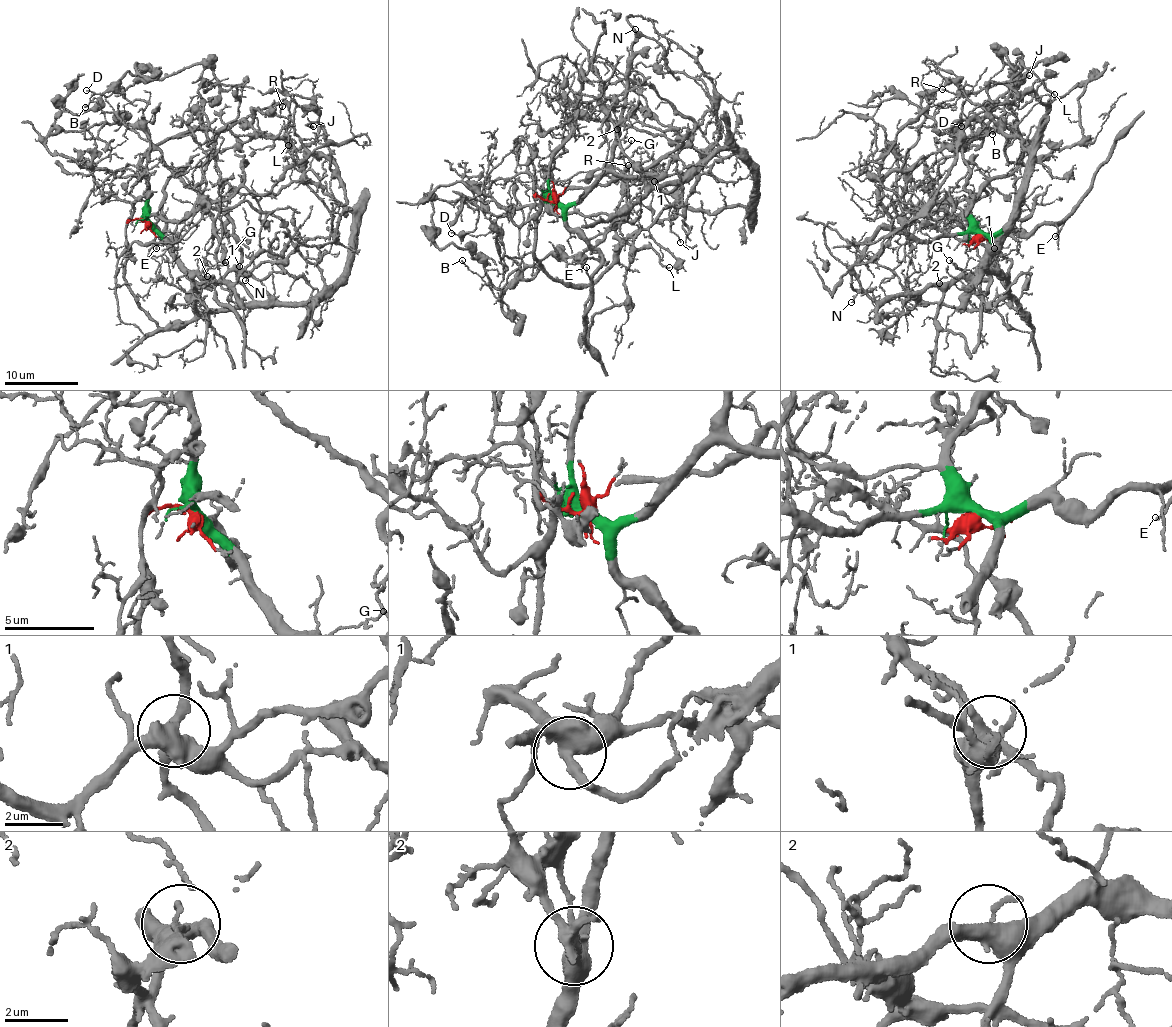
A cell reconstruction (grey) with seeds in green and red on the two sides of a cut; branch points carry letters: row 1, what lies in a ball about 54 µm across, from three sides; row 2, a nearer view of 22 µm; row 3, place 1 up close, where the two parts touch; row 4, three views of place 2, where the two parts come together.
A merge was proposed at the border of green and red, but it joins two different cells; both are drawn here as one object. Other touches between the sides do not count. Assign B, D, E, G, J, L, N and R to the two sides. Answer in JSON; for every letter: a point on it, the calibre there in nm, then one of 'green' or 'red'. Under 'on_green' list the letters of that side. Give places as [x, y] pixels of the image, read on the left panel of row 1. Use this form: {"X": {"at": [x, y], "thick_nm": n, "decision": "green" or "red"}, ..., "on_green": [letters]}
{"B": {"at": [85, 107], "thick_nm": 120, "decision": "green"}, "D": {"at": [86, 90], "thick_nm": 120, "decision": "red"}, "E": {"at": [156, 248], "thick_nm": 130, "decision": "green"}, "G": {"at": [225, 262], "thick_nm": 120, "decision": "green"}, "J": {"at": [313, 126], "thick_nm": 130, "decision": "green"}, "L": {"at": [288, 145], "thick_nm": 140, "decision": "green"}, "N": {"at": [245, 280], "thick_nm": 110, "decision": "green"}, "R": {"at": [282, 106], "thick_nm": 140, "decision": "green"}, "on_green": ["B", "E", "G", "J", "L", "N", "R"]}

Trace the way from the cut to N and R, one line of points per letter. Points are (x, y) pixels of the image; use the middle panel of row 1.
N: (554, 201), (574, 202), (608, 170), (610, 149), (616, 138), (625, 101), (631, 50), (639, 39), (634, 29)
R: (554, 201), (541, 200), (535, 258), (553, 278), (588, 285), (621, 244), (617, 206), (633, 179), (627, 165)

